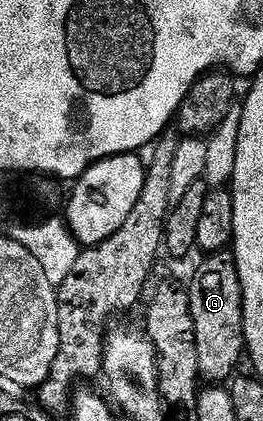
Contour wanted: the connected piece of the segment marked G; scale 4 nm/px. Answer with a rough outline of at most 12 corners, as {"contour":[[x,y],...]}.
{"contour":[[204,257],[187,284],[198,369],[224,385],[246,355],[236,257]]}

